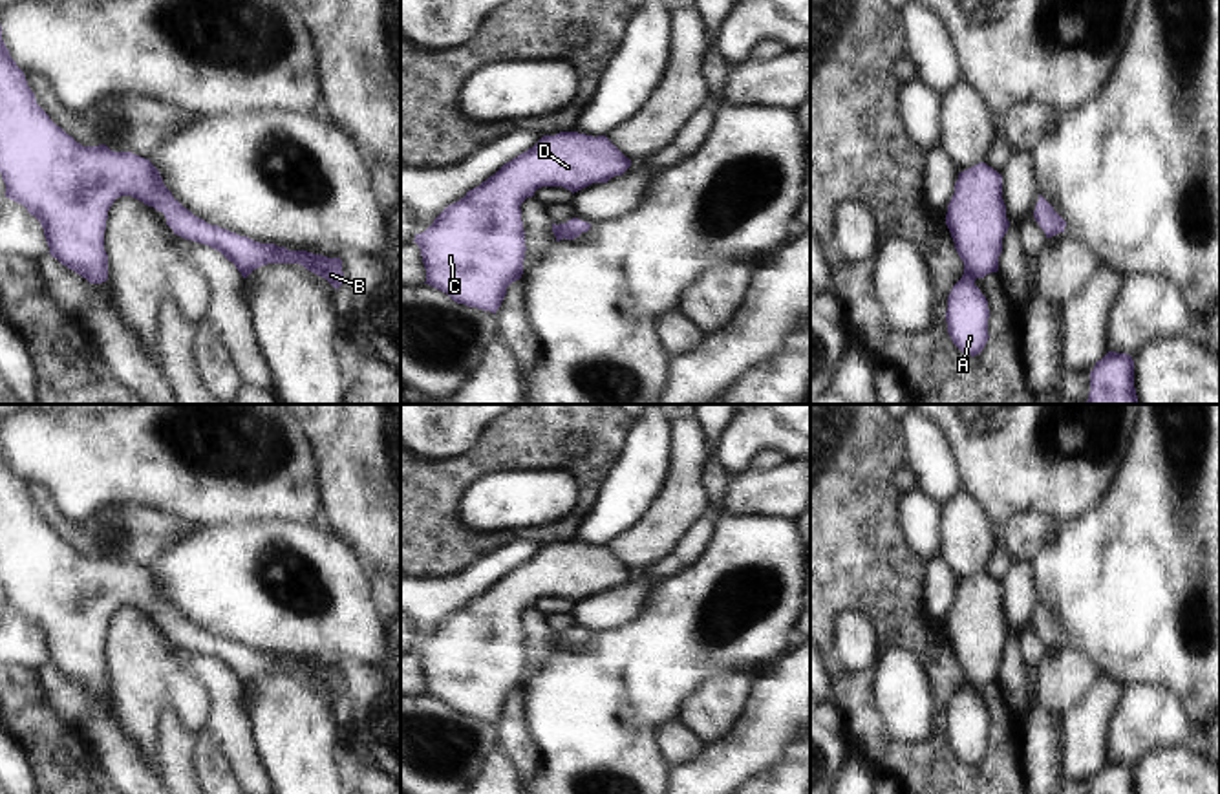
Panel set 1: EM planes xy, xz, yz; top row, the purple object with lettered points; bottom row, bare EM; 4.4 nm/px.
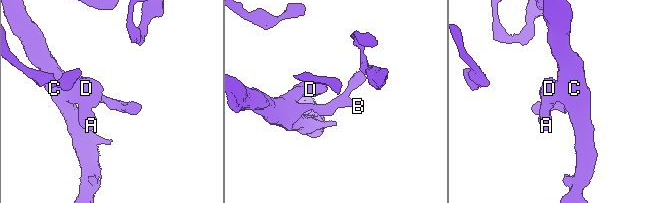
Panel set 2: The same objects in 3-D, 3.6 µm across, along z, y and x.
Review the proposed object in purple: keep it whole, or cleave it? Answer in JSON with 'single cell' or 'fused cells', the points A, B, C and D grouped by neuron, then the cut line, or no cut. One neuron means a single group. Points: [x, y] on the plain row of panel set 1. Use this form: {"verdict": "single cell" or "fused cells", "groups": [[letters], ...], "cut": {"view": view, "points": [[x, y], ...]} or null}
{"verdict": "single cell", "groups": [["A", "B", "C", "D"]], "cut": null}

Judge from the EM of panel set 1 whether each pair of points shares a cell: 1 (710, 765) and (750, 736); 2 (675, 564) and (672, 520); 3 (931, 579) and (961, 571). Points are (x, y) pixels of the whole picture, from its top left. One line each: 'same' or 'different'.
1: same
2: different
3: different

